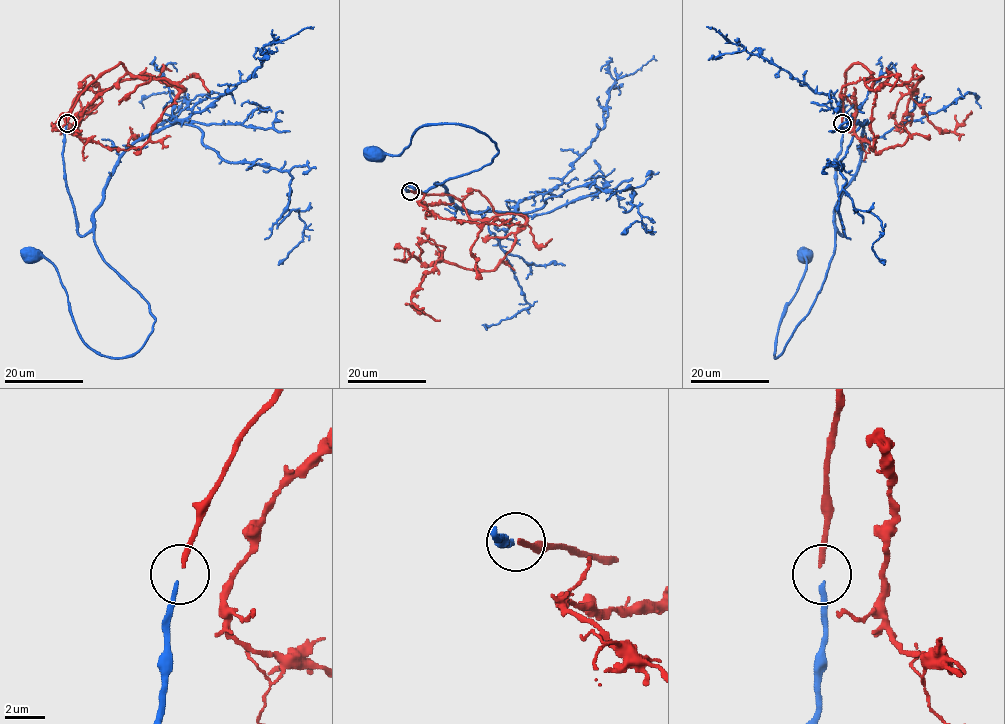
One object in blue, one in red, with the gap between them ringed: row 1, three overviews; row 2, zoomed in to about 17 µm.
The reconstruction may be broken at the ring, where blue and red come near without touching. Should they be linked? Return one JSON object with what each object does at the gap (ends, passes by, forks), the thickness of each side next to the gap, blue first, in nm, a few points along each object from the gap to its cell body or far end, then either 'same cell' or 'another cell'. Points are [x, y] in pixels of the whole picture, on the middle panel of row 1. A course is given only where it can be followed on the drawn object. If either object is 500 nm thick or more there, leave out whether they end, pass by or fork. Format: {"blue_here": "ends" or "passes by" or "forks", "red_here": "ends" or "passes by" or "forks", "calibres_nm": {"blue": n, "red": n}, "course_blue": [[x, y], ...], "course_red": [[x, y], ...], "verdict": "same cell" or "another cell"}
{"blue_here": "ends", "red_here": "ends", "calibres_nm": {"blue": 240, "red": 240}, "course_blue": [[409, 191], [478, 170], [495, 144], [465, 125], [438, 123], [418, 128], [399, 155], [375, 152]], "course_red": [[410, 190], [452, 195], [472, 219], [527, 218], [493, 270], [439, 260], [425, 276], [411, 304], [439, 320]], "verdict": "same cell"}

